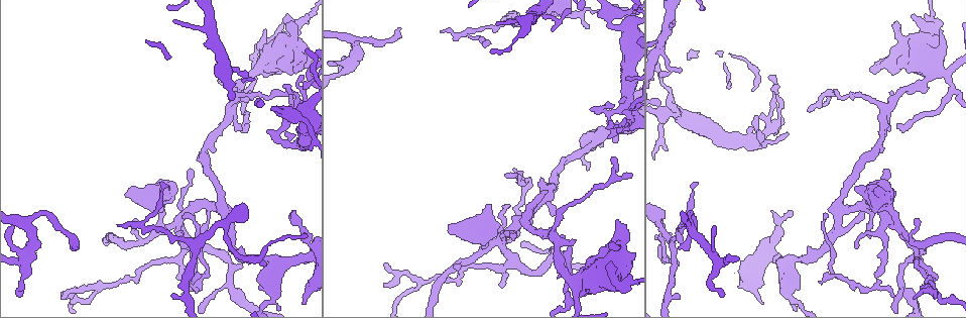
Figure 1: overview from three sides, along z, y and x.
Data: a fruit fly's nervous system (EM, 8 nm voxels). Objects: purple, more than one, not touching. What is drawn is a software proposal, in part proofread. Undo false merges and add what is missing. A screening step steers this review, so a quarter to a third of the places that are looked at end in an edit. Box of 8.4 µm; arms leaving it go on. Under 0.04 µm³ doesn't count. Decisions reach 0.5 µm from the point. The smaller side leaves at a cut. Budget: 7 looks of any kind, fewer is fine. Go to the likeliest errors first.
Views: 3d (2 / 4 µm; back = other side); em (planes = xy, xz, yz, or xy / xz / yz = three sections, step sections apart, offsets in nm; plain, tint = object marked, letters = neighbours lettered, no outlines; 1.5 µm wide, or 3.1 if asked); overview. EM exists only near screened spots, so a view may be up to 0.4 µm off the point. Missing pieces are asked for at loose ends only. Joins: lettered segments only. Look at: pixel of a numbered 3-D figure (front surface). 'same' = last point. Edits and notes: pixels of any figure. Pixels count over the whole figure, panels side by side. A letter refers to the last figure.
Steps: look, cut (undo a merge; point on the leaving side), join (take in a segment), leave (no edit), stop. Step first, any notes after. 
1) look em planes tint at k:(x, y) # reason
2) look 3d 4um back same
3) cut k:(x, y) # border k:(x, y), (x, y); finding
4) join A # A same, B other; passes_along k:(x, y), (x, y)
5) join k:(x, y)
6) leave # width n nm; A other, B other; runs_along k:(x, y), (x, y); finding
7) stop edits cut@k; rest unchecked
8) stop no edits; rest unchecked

look em planes letters at 1:(608, 26)

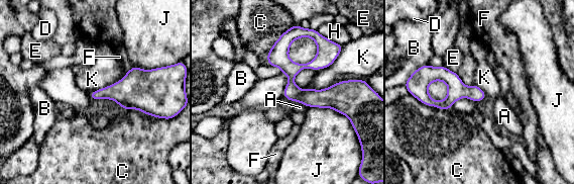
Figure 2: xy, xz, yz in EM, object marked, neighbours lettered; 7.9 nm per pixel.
leave # A other, B other, C other, D other, E other, F other, H other, J other, K other; border 2:(126, 73), (119, 80), (89, 94); none of them fits

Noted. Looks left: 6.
look 3d 2um at 1:(21, 296)

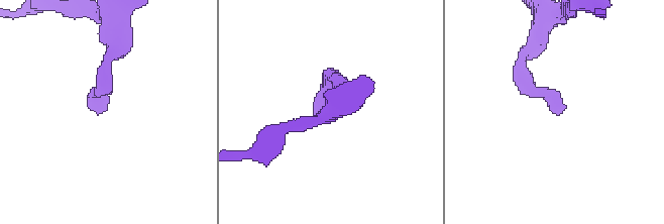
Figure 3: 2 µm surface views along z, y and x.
look em planes letters at 3:(560, 113)

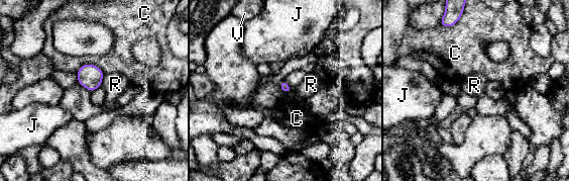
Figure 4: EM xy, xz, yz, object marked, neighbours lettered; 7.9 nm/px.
leave # C other, J other, R other, V other; border 4:(105, 74), (101, 85); none of them fits

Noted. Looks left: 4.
look em planes letters at 1:(177, 280) # an open end

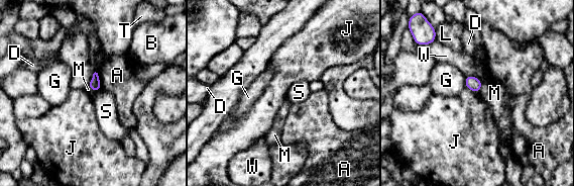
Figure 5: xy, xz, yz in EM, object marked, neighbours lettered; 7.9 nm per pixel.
leave # A other, B other, D other, G other, J other, L other, M other, S other, T other, W other; border 5:(465, 87), (478, 94); no lettered segment goes on from it

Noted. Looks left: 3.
stop no edits; rest unchecked

